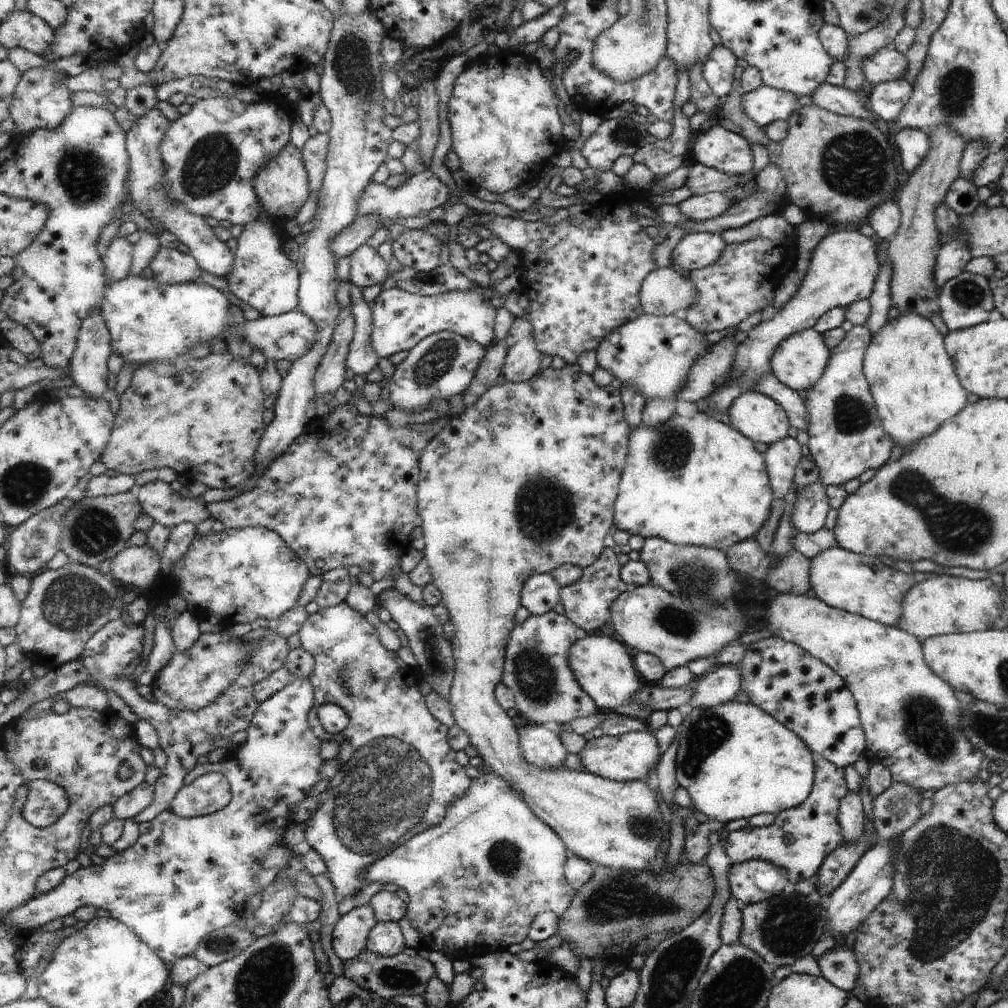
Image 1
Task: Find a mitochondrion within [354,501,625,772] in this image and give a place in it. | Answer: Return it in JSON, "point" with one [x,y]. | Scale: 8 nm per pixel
{"point":[534,668]}

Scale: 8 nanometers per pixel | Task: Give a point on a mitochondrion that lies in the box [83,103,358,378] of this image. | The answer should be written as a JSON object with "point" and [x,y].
{"point":[211,163]}

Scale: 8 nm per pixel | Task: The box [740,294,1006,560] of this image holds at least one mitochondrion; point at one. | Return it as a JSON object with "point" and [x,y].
{"point":[965,528]}

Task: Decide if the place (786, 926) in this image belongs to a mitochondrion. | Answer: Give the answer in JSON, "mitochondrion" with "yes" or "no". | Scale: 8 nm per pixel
{"mitochondrion":"yes"}

